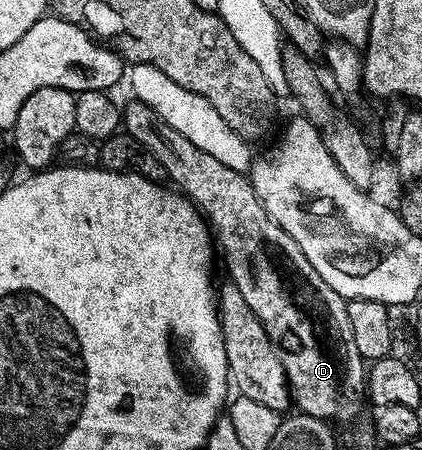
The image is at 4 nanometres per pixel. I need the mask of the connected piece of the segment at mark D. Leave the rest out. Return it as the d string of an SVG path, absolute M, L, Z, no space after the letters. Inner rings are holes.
M130 101L130 104L125 104L124 131L125 134L136 137L136 141L140 141L140 145L144 145L149 151L156 153L160 165L164 165L167 180L169 180L177 190L181 191L187 199L194 202L194 206L202 212L207 224L212 228L212 235L216 240L217 246L220 248L221 258L222 255L226 258L226 267L230 270L230 275L228 275L229 282L234 283L237 289L240 289L241 296L244 297L248 303L249 309L252 309L252 313L260 319L260 324L262 324L267 331L267 335L271 339L280 361L283 363L286 378L289 381L293 406L297 408L301 414L311 415L317 419L335 421L334 419L352 418L353 415L361 409L362 399L364 403L368 363L367 360L363 359L360 349L356 349L356 341L352 337L352 324L348 322L348 309L346 308L347 300L342 299L340 293L336 293L336 289L332 289L332 285L328 285L328 281L324 281L324 277L320 277L320 273L316 273L316 269L312 269L312 261L308 261L308 257L304 257L304 253L300 253L300 245L296 245L296 241L292 241L292 237L288 237L288 233L284 233L284 229L280 225L276 225L276 221L272 221L272 217L264 209L262 202L256 197L254 186L252 186L249 178L247 178L243 172L237 171L236 169L228 169L228 165L224 165L224 161L216 161L216 157L212 157L212 153L204 153L204 149L192 145L192 141L188 141L188 137L184 137L184 133L176 133L176 129L172 129L172 125L168 125L163 121L163 119L154 112L153 107L149 107L143 103Z

